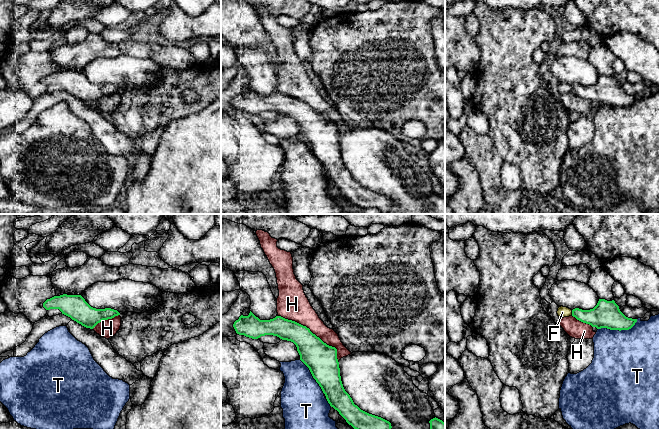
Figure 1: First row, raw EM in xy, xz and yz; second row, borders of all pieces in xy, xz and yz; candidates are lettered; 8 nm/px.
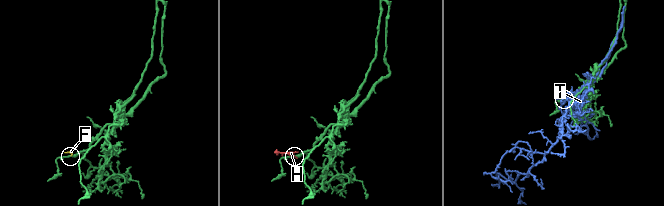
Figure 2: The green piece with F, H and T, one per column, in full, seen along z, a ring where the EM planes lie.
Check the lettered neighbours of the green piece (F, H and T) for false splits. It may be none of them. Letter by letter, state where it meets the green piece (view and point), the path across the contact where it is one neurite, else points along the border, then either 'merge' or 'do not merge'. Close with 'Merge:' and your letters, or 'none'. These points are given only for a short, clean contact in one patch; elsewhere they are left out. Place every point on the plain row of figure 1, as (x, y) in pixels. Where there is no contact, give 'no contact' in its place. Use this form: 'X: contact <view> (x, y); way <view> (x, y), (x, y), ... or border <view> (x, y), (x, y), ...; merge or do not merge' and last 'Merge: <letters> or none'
F: contact yz (572, 89); way yz (603, 91), (572, 89), (562, 88); merge
H: contact xz (312, 109); do not merge
T: contact yz (618, 105); do not merge
Merge: F

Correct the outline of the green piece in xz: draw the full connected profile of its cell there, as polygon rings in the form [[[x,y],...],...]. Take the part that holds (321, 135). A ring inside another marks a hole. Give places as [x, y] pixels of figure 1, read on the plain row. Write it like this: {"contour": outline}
{"contour": [[[251,87],[248,92],[241,91],[233,103],[237,110],[252,115],[273,111],[293,118],[300,136],[309,144],[330,182],[354,205],[362,209],[377,208],[381,214],[389,214],[391,199],[354,180],[341,157],[337,125],[324,119],[309,104],[281,92],[260,96]]]}

